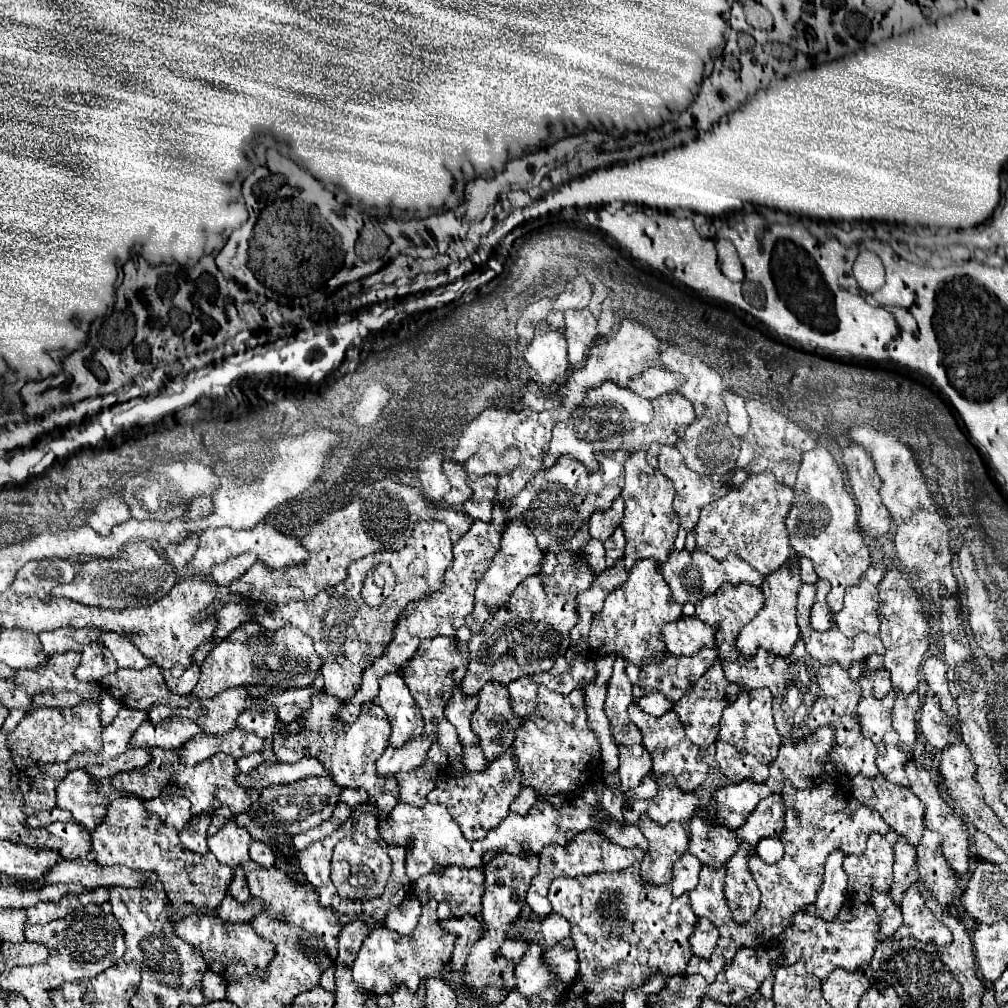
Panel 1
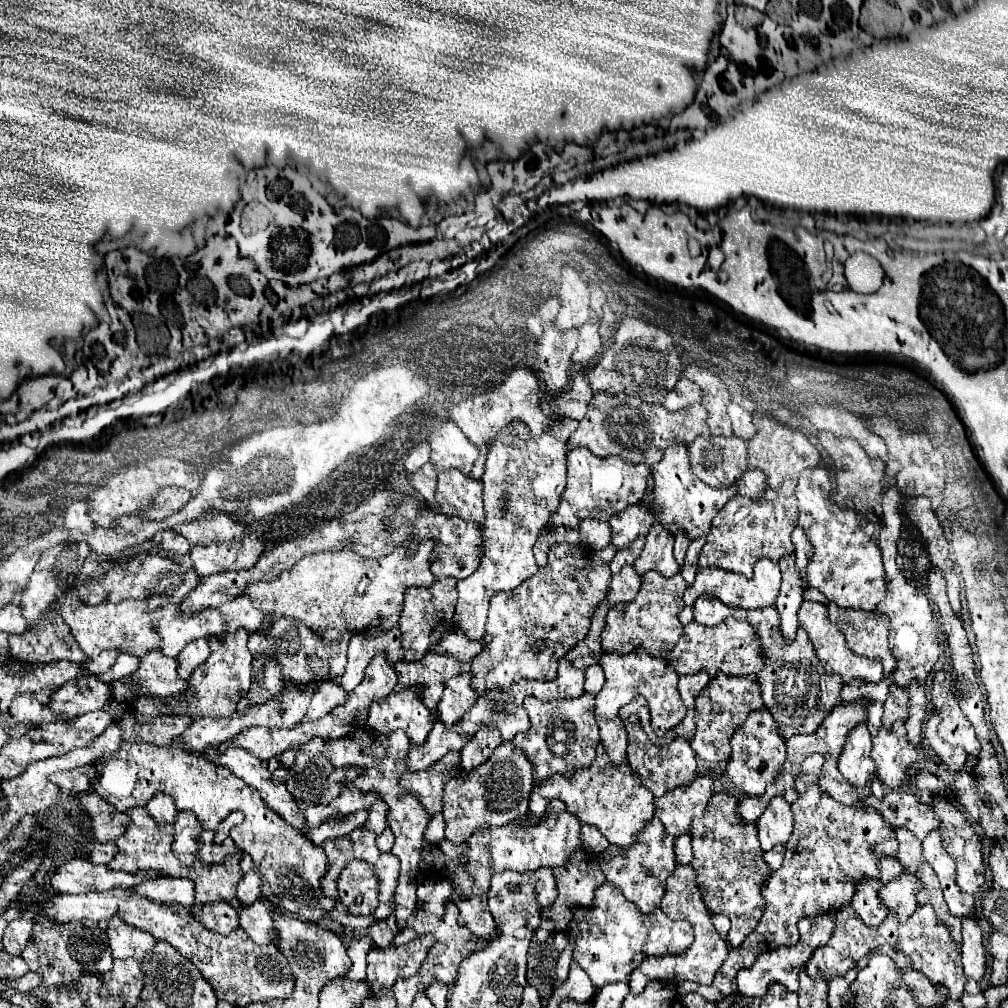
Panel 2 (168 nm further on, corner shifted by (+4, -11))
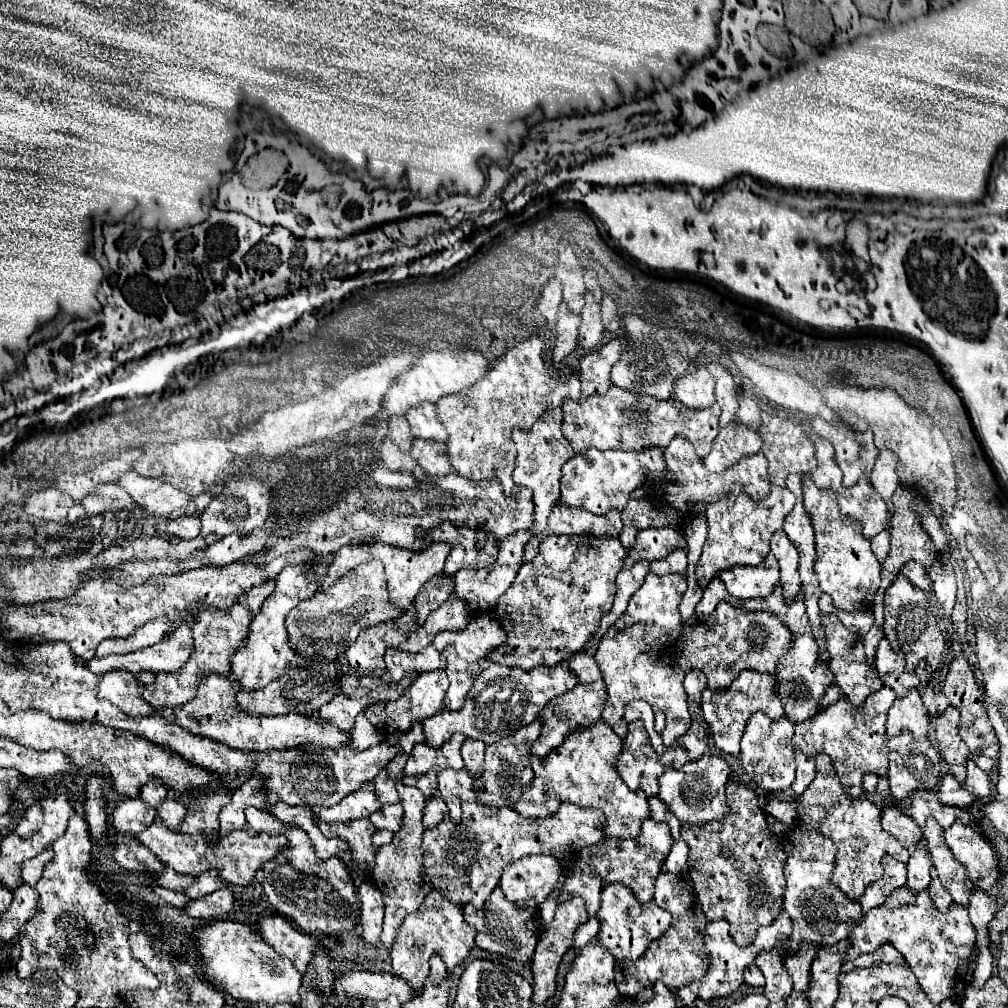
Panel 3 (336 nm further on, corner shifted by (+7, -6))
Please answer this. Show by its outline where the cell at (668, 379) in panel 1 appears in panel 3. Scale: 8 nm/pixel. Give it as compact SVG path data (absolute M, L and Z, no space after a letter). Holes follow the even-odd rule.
M705 368L685 374L675 380L675 398L689 408L707 408L715 402L713 396L713 378Z

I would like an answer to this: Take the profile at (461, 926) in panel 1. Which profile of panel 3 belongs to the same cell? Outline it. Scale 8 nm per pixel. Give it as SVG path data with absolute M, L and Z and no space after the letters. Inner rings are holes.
M433 890L429 898L425 898L425 902L413 914L409 914L401 924L401 928L397 930L397 936L391 948L393 974L405 980L413 988L413 992L417 992L421 990L427 978L429 958L433 954L439 954L447 971L453 973L455 967L469 956L473 946L475 946L475 930L463 920L463 908L449 902L445 896Z

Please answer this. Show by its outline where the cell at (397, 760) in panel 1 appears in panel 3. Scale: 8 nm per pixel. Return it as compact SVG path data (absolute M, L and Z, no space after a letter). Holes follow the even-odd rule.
M563 660L557 666L537 666L537 670L517 670L511 666L501 666L501 664L485 664L483 672L479 678L473 682L473 690L467 694L467 700L461 710L449 712L443 710L441 714L435 714L433 718L427 718L423 722L423 734L425 734L425 744L433 750L441 748L443 742L451 738L453 732L463 734L465 738L477 738L483 740L485 744L493 744L505 736L511 736L517 728L523 728L535 720L535 716L543 710L543 706L569 690L577 684L577 676L569 668L569 664ZM509 688L519 690L519 694L511 694Z

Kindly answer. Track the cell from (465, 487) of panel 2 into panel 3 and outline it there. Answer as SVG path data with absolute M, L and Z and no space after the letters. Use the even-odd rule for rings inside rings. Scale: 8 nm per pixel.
M415 438L413 448L411 448L411 456L417 460L417 466L413 470L413 476L417 480L423 480L425 476L443 478L443 476L455 472L449 462L449 452L447 452L445 444Z

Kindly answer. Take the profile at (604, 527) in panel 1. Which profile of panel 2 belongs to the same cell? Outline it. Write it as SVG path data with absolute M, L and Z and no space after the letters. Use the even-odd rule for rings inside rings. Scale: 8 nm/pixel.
M636 503L636 505L628 507L626 511L614 515L610 519L612 545L616 549L630 547L630 543L638 535L648 535L652 523L654 523L654 515L648 511L648 507L644 507L644 503Z

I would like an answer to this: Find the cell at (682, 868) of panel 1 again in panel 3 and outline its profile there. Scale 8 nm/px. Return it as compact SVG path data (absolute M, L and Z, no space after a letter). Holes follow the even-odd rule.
M661 872L655 880L655 904L673 916L671 928L661 938L651 942L639 960L625 962L615 968L615 980L619 984L621 996L635 996L649 982L657 982L657 980L663 980L667 988L681 988L685 984L701 980L711 966L711 956L705 950L707 918L695 894L689 890L687 882L671 872Z

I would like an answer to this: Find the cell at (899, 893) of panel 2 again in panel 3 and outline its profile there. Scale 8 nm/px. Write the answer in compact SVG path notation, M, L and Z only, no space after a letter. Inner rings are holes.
M915 850L913 856L907 862L907 888L913 894L923 892L929 886L929 858L927 852L923 850Z

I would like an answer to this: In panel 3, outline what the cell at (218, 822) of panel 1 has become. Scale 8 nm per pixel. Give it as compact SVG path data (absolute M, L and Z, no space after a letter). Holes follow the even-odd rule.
M421 724L415 726L409 734L403 734L395 746L389 746L387 742L381 742L373 748L367 748L363 752L355 752L349 746L329 748L329 746L295 746L287 750L273 750L269 754L257 756L257 770L263 774L269 774L269 786L265 786L265 792L259 790L259 782L243 782L233 794L229 804L219 814L219 834L225 836L233 830L245 828L245 814L243 810L249 806L257 806L265 810L265 802L285 802L289 806L301 806L311 812L319 812L321 808L329 808L347 794L359 790L365 782L373 780L383 766L397 754L407 752L413 748L413 744L421 742ZM417 734L417 738L415 738ZM411 744L411 746L409 746Z

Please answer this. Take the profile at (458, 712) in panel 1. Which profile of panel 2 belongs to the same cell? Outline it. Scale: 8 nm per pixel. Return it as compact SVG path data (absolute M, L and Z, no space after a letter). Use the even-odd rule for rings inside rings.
M462 671L460 675L456 675L456 679L450 679L446 683L442 701L438 703L438 711L440 711L440 721L446 727L452 727L454 723L460 721L460 717L468 711L468 707L472 707L472 703L476 703L476 691L472 691L472 673L470 671Z

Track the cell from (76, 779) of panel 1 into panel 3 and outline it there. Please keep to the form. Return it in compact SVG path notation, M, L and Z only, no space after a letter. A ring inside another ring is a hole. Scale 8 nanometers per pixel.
M119 800L111 814L111 824L115 832L139 834L155 820L157 810L149 810L141 800Z

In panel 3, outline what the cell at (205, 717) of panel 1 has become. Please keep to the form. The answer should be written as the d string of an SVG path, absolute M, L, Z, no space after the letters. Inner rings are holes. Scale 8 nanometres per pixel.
M267 582L263 586L257 586L253 590L249 590L249 594L243 594L235 604L233 610L229 614L221 614L217 610L209 610L205 608L201 612L199 622L193 626L193 638L195 638L195 650L191 654L191 658L185 662L185 666L179 672L159 672L157 674L157 682L153 682L151 686L145 688L143 692L143 700L149 702L153 708L175 708L179 704L189 702L191 698L197 696L197 686L199 682L209 676L209 674L217 674L217 676L231 676L231 658L237 650L241 650L245 646L245 640L249 636L249 626L253 616L257 614L257 610L261 608L263 600L267 594L271 594L273 590L273 582Z

